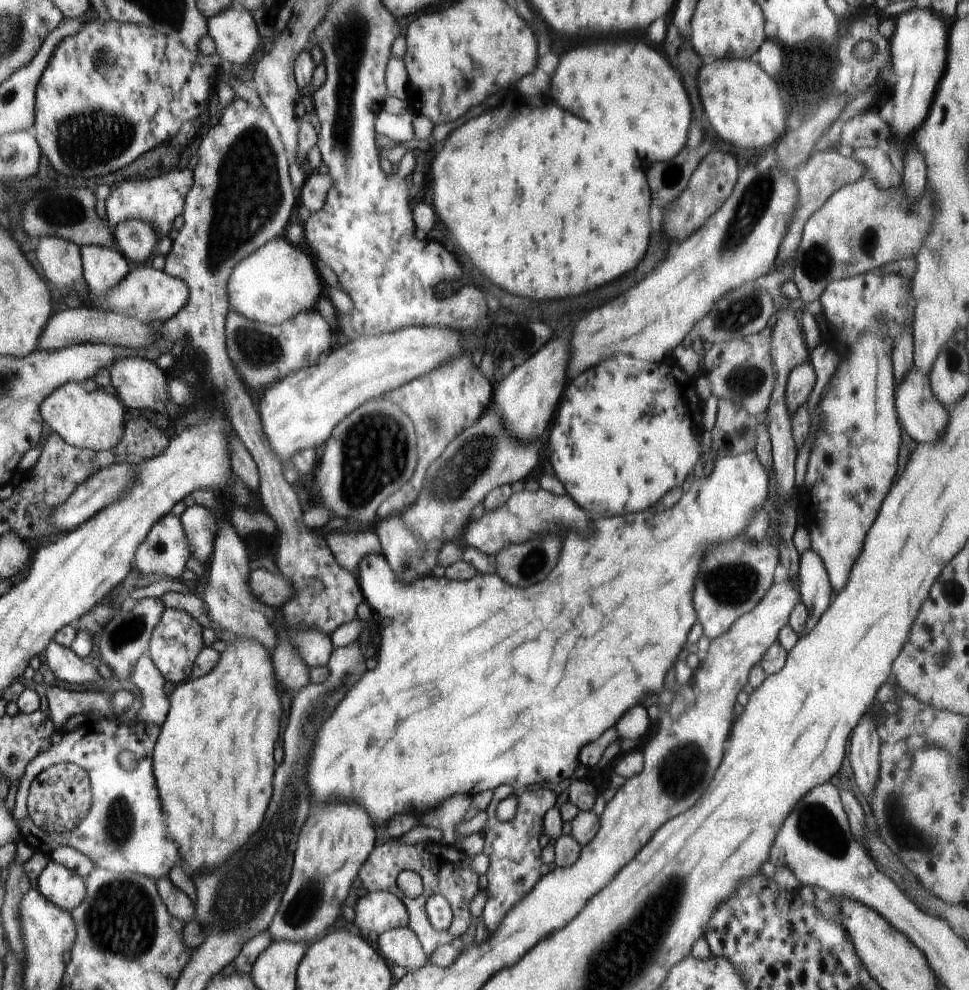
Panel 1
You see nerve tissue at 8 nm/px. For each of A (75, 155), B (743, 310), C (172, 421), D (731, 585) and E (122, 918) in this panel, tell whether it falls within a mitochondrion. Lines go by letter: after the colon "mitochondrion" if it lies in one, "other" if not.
A: mitochondrion
B: mitochondrion
C: other
D: mitochondrion
E: mitochondrion

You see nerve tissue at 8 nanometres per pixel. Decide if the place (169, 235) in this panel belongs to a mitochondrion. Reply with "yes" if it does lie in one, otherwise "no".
no

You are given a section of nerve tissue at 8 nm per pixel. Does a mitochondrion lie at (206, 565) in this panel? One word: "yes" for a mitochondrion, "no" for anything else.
no

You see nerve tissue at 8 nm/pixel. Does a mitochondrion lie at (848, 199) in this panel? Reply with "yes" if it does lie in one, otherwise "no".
no

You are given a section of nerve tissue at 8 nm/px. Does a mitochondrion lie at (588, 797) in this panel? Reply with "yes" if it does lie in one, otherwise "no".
no

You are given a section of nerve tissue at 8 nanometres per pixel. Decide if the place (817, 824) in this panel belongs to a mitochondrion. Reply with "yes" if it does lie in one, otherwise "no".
yes

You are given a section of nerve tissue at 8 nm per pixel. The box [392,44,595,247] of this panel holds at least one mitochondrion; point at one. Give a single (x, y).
(468, 84)

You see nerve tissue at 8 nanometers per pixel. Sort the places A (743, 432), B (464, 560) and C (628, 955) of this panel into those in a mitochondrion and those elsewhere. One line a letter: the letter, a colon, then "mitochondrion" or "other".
A: mitochondrion
B: other
C: mitochondrion

